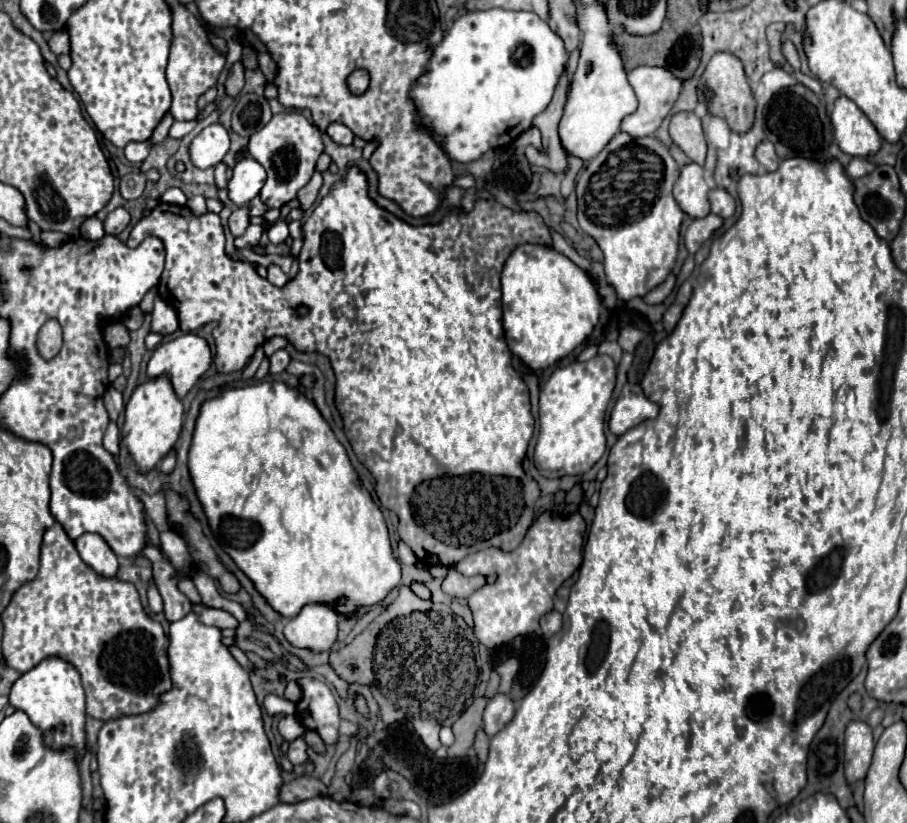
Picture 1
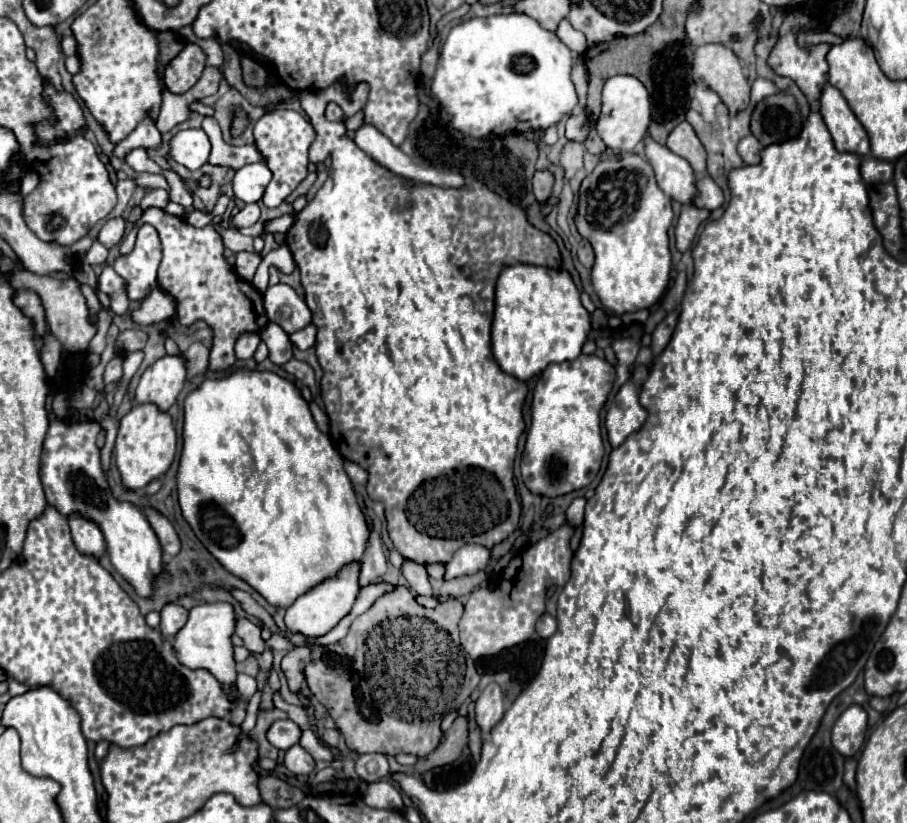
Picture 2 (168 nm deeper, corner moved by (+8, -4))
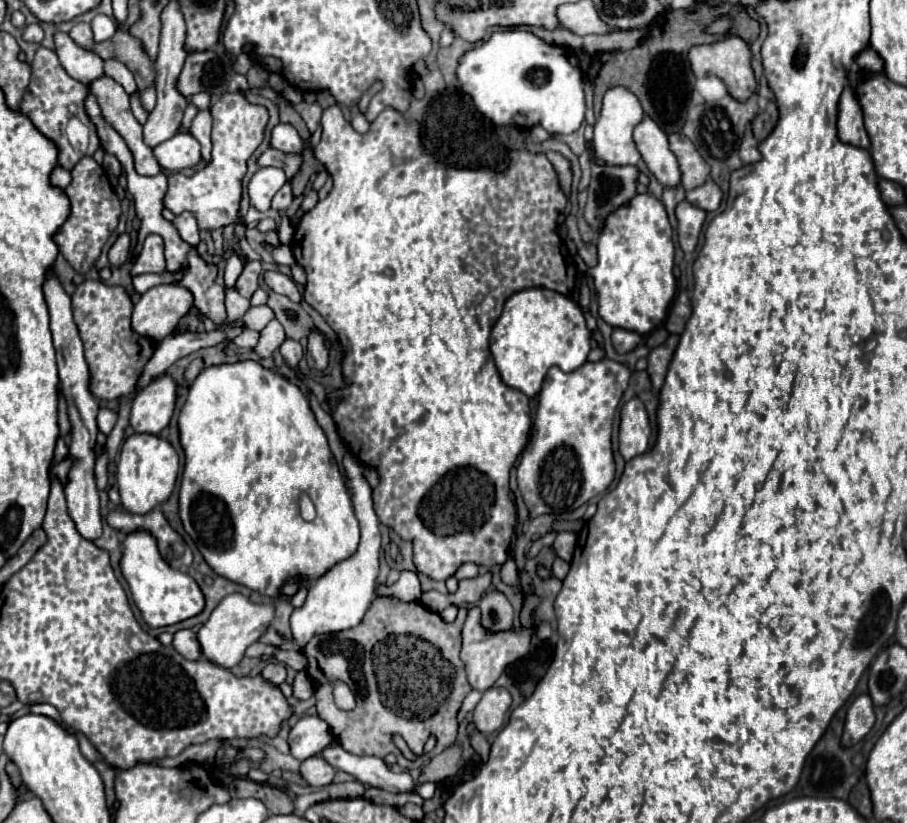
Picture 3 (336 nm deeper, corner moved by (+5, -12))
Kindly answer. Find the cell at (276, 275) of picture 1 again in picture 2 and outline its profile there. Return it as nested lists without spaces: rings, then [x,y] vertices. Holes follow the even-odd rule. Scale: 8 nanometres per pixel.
[[[270,285],[264,293],[264,309],[272,323],[278,323],[288,335],[304,329],[312,321],[312,313],[302,297],[286,285]]]

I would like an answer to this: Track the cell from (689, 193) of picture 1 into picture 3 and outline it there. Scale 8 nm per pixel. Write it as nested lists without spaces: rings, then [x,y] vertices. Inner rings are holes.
[[[645,115],[643,121],[635,127],[633,141],[649,171],[657,177],[661,185],[673,187],[681,181],[679,165],[673,151],[669,149],[667,135],[659,129],[659,125],[655,125],[655,121],[651,121],[651,117]]]

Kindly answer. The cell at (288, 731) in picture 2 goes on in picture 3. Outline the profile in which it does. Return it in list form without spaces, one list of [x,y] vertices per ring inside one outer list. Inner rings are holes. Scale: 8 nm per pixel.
[[[303,715],[289,733],[291,755],[299,761],[305,761],[317,755],[323,747],[333,741],[329,725],[317,715]]]

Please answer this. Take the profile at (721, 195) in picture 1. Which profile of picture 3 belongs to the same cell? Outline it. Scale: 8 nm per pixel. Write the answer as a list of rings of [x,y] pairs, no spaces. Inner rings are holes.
[[[707,179],[703,185],[687,193],[687,201],[697,205],[703,211],[715,211],[721,203],[721,189],[711,179]]]

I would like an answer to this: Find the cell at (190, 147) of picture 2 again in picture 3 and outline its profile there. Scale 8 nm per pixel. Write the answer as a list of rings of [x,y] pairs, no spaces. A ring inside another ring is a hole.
[[[183,131],[159,143],[153,149],[153,155],[163,169],[181,171],[187,167],[195,167],[201,161],[201,147],[193,135]]]

